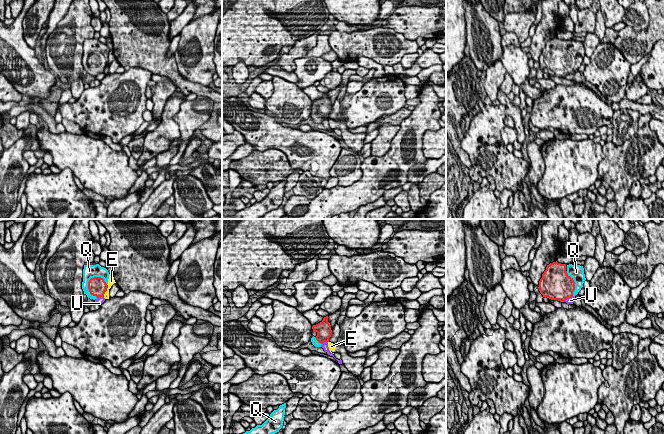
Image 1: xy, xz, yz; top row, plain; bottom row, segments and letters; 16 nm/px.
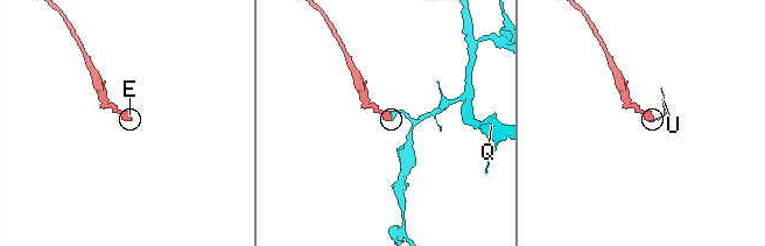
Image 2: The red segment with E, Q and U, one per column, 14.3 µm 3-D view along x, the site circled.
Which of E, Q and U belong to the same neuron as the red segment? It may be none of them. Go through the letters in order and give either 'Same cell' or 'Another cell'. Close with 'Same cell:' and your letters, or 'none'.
E: Another cell
Q: Same cell
U: Another cell
Same cell: Q

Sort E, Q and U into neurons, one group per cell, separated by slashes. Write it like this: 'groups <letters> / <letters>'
groups E / Q / U

